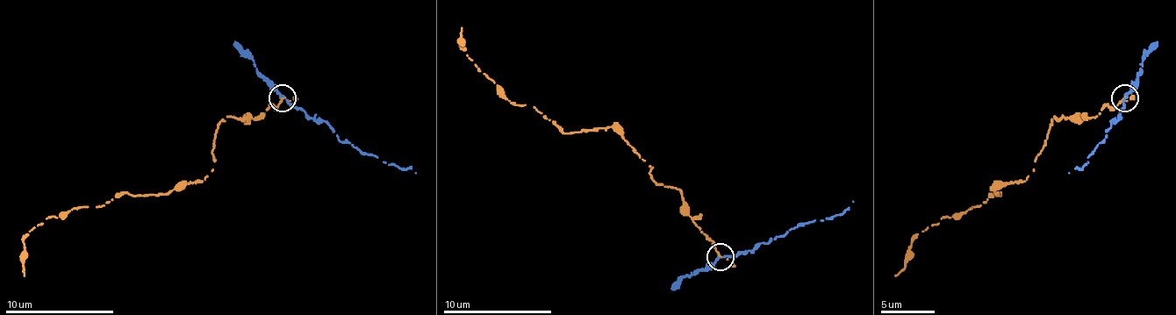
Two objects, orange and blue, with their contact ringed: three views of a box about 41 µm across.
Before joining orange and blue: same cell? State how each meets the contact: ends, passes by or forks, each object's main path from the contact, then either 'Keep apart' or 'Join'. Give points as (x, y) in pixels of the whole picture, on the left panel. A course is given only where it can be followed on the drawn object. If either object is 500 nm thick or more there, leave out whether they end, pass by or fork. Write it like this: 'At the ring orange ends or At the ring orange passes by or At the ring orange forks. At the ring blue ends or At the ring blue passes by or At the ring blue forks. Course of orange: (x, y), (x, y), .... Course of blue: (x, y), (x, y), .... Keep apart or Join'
At the ring orange ends. At the ring blue passes by. Course of orange: (282, 98), (260, 118), (227, 118), (213, 139), (211, 172), (173, 191), (47, 216), (24, 239), (24, 275). Course of blue: (282, 98), (309, 115), (319, 118), (341, 142), (415, 172). Keep apart

